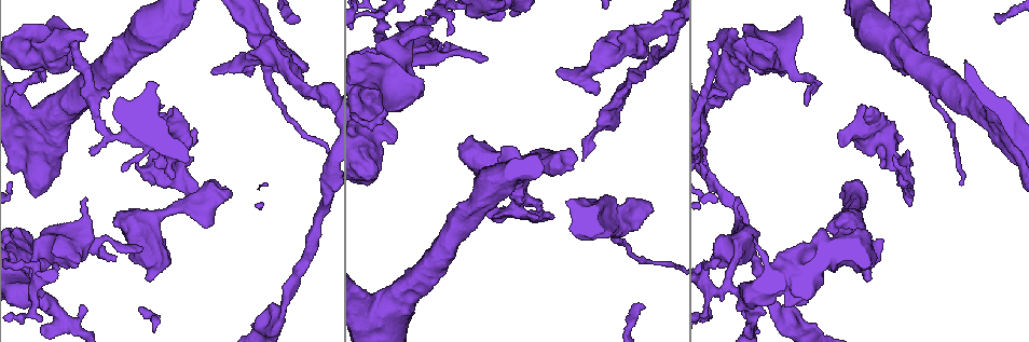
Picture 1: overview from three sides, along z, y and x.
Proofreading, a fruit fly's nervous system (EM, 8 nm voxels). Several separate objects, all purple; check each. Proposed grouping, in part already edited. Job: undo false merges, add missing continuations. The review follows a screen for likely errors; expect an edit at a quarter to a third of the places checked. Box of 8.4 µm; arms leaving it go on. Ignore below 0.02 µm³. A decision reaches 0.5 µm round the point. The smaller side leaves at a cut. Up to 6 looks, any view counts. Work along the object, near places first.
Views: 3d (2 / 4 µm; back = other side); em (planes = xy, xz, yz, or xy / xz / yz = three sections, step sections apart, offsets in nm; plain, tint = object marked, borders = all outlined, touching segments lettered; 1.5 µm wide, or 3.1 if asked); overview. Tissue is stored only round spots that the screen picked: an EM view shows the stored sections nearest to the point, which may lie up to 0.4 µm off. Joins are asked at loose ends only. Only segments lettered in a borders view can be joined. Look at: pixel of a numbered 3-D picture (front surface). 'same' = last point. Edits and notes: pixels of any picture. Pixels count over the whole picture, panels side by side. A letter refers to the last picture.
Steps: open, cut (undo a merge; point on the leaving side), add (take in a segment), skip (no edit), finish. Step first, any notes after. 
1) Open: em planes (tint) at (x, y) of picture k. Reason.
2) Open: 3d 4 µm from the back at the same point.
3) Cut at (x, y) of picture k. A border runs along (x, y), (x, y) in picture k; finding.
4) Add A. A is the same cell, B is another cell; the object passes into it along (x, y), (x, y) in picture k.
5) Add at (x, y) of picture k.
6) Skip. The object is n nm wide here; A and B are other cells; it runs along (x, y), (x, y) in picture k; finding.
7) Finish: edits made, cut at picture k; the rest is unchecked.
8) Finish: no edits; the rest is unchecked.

Open: em planes (borders) at (884, 160) of picture 1. Branch stops here.

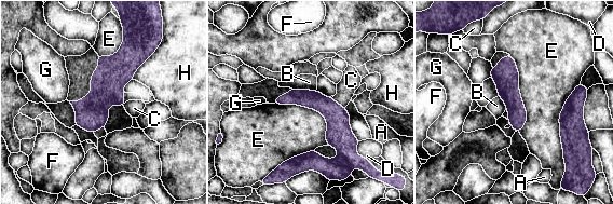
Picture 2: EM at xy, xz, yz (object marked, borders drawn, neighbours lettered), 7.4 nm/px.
Skip. A, B, C, D, E, F, G and H are other cells; it runs along (131, 45), (128, 58), (81, 124) in picture 2; no lettered segment goes on from it.

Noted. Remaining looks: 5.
Open: em xz step 4 (tint) at (882, 247) of picture 1.

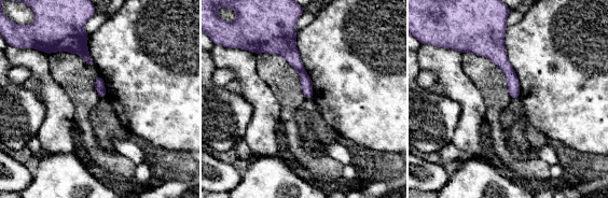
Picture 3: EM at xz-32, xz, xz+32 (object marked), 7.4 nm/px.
Open: em planes (borders) at the same point.

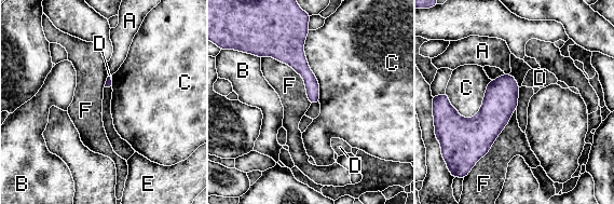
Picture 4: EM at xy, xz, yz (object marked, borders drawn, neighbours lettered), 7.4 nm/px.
Skip. A, B, C, D, E and F are other cells; a border runs along (261, 57), (289, 65), (311, 103) in picture 4; no lettered segment goes on from it.

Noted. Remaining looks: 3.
Open: 3d 4 µm at (596, 90) of picture 1.

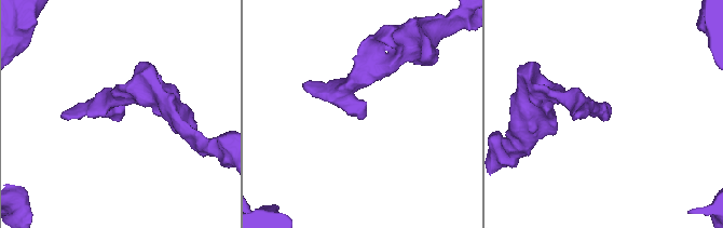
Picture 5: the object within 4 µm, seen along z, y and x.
Open: em planes (borders) at (362, 116) of picture 5. Now the EM.

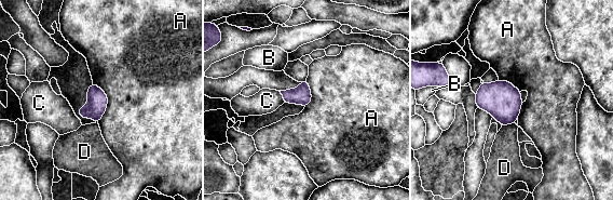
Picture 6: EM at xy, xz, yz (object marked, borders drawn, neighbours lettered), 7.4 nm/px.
Skip. The object is 140 nm wide here; A, B, C and D are other cells; a border runs along (93, 83), (107, 97), (97, 122) in picture 6; none of them fits.

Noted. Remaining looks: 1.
Finish: no edits; the rest is unchecked.

